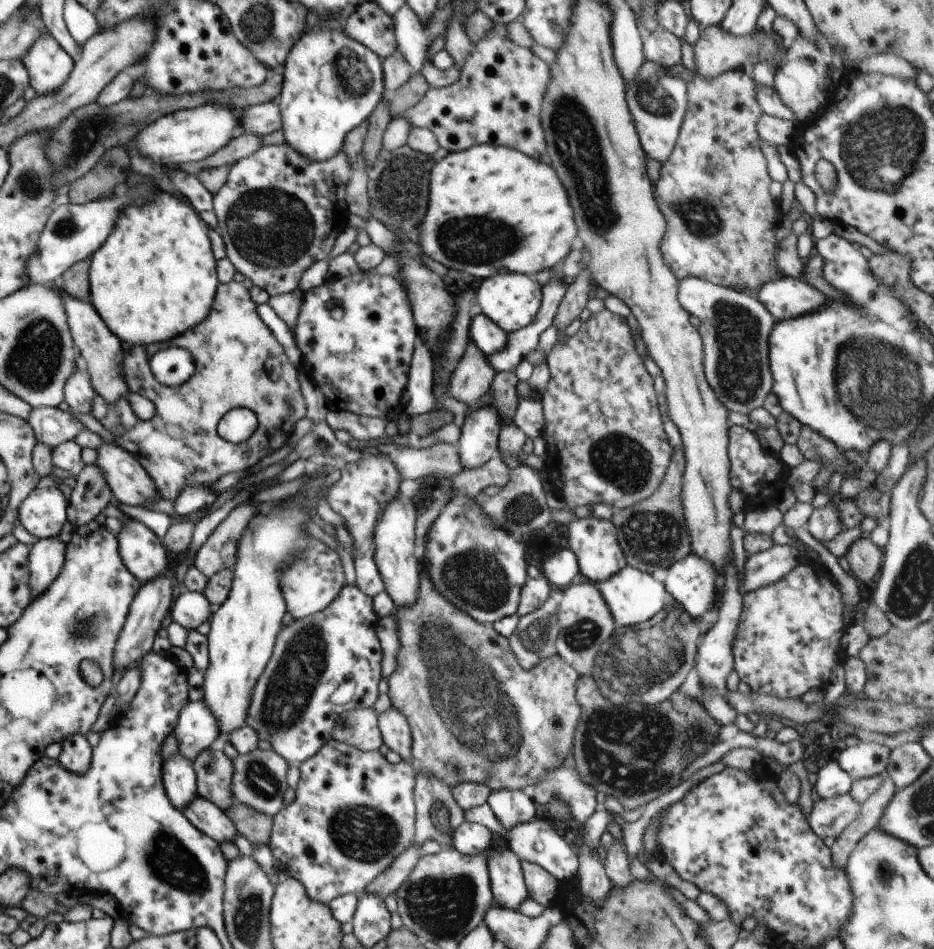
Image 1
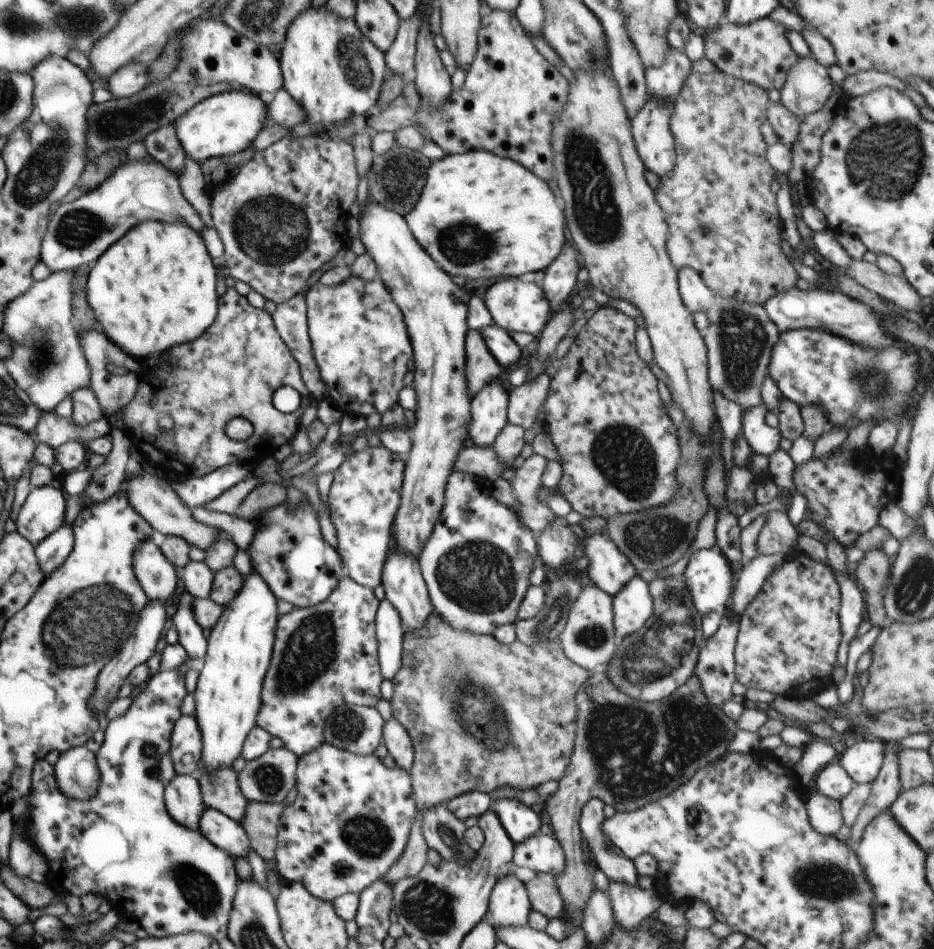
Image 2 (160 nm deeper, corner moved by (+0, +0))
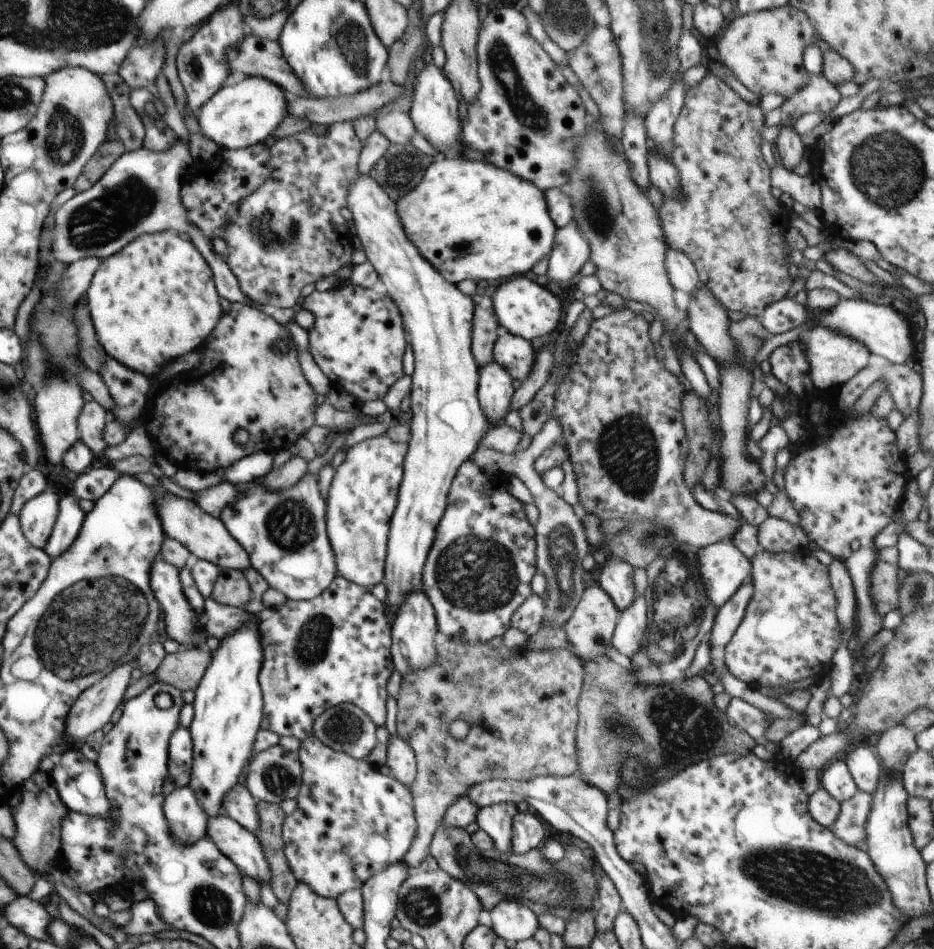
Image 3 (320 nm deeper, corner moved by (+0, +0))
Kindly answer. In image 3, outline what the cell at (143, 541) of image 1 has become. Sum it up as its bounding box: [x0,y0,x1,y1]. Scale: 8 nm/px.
[150,558,208,649]

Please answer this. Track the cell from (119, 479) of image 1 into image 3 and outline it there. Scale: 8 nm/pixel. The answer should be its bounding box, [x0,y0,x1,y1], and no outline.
[155,492,251,571]

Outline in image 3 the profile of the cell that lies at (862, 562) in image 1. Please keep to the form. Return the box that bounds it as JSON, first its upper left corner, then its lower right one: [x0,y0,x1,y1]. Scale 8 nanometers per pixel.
[871,559,901,614]

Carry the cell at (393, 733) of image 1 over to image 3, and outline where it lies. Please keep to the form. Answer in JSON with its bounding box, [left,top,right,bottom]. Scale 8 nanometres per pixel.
[386,736,417,788]

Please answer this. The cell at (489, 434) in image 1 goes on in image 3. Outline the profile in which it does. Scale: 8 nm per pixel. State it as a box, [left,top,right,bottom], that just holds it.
[478,360,515,428]

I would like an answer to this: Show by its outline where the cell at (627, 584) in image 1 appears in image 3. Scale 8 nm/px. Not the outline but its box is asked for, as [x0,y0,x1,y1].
[612,596,648,656]

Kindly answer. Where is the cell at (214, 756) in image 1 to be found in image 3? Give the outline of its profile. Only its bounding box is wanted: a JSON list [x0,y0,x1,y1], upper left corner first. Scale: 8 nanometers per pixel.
[220,783,261,834]

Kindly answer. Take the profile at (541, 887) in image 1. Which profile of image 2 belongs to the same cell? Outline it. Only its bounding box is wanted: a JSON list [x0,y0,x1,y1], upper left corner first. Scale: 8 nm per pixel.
[525,873,564,919]

